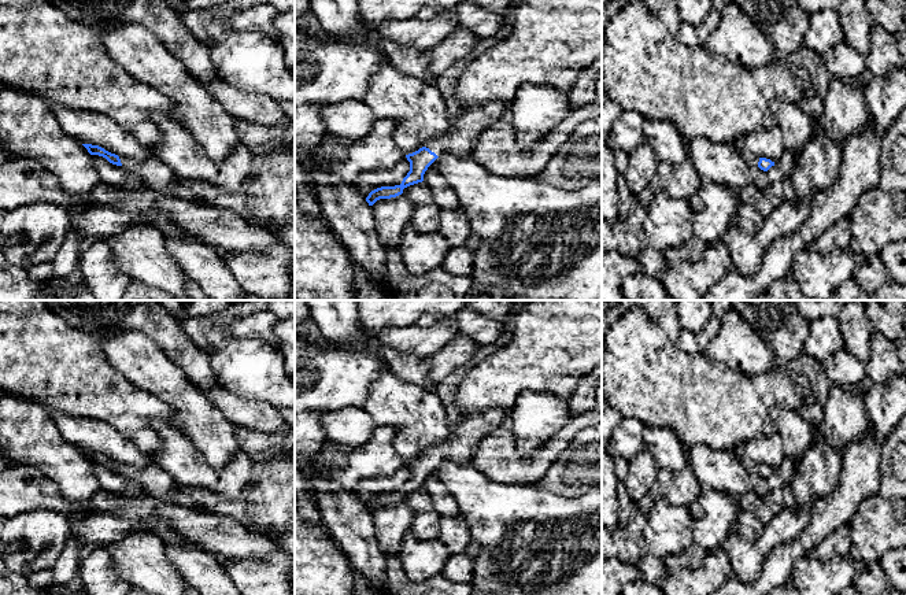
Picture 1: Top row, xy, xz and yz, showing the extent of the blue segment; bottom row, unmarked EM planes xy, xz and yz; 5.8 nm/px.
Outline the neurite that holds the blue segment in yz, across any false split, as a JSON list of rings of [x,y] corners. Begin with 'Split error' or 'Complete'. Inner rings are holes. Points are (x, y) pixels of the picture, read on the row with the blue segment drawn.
Split error. [[[740,149],[740,156],[751,166],[758,166],[761,170],[768,171],[772,166],[774,166],[774,162],[766,158],[759,158],[746,149]]]

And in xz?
Split error. [[[498,103],[466,110],[458,119],[450,122],[447,130],[429,140],[425,147],[406,155],[410,171],[400,185],[381,186],[369,193],[366,202],[373,206],[380,199],[391,199],[403,193],[403,189],[422,182],[428,167],[444,152],[470,158],[480,134],[502,117],[510,115],[510,108]]]

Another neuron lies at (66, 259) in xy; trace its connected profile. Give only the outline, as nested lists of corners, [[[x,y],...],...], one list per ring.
[[[74,208],[69,211],[70,226],[67,229],[66,239],[52,260],[53,277],[67,277],[78,266],[82,240],[77,236],[75,223],[86,210],[88,208]]]

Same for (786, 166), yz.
[[[695,138],[688,143],[688,160],[702,180],[728,185],[736,192],[748,184],[765,191],[772,181],[791,178],[800,152],[785,154],[768,171],[763,171],[758,166],[748,165],[740,156],[737,144],[717,144],[706,138]]]

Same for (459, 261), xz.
[[[470,237],[459,247],[451,248],[444,258],[443,270],[458,277],[470,277],[478,237]]]

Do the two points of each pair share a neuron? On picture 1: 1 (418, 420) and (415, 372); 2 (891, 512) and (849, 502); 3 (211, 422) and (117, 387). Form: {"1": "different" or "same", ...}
{"1": "different", "2": "different", "3": "different"}

